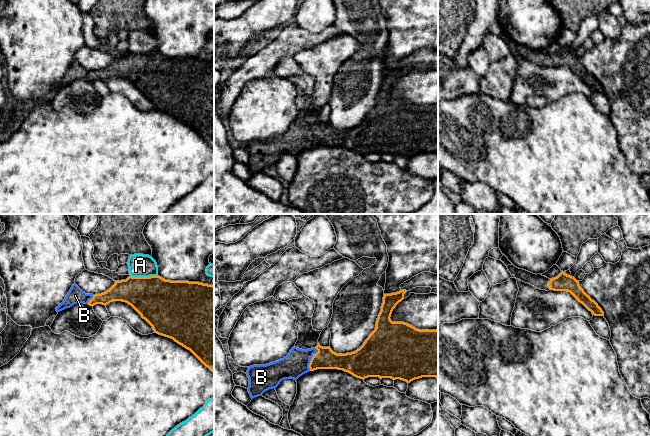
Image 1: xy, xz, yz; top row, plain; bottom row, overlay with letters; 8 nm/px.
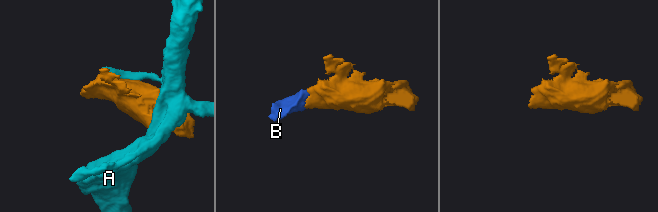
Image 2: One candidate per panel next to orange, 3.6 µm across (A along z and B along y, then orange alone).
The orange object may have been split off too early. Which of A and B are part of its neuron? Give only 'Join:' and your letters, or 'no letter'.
Join: B

